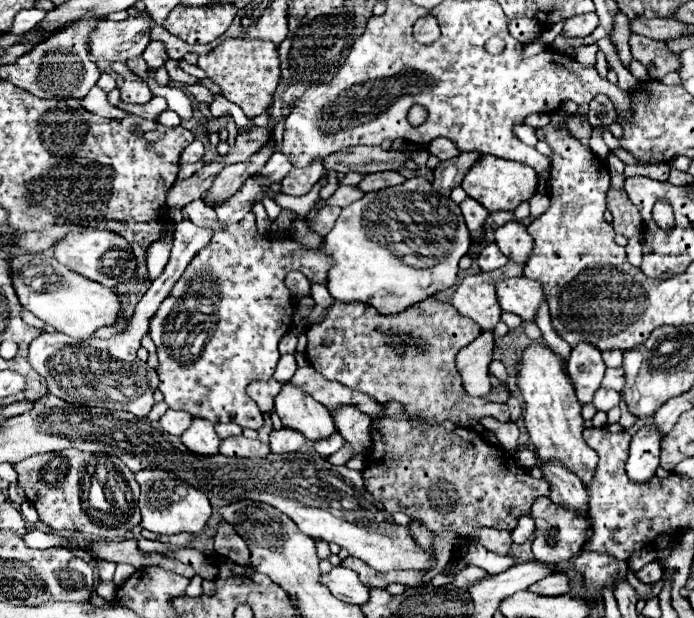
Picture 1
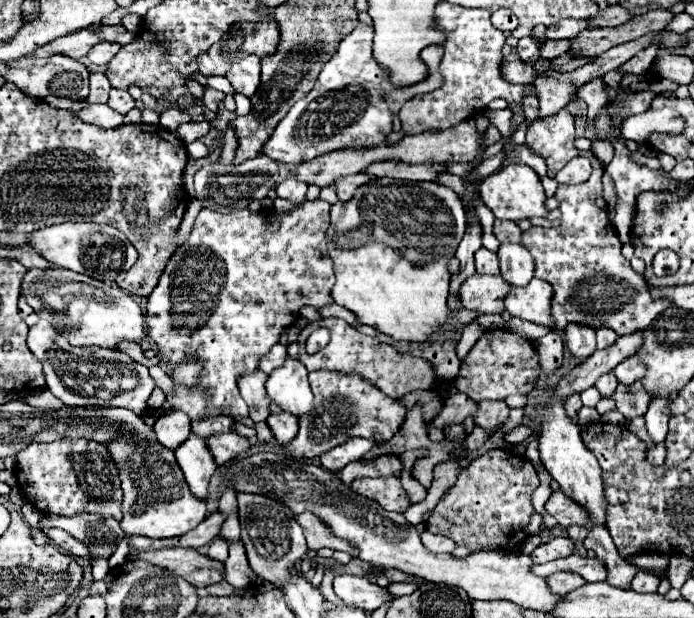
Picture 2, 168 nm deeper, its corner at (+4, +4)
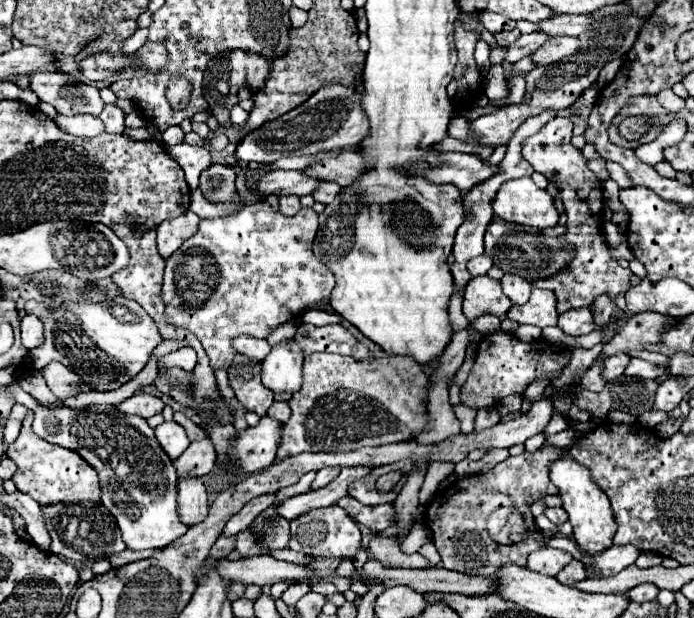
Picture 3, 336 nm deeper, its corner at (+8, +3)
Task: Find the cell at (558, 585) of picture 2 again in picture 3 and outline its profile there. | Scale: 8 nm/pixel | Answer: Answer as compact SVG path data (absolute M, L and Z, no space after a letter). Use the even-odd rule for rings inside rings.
M572 559L558 575L556 579L564 585L570 585L570 583L576 583L576 581L582 581L586 577L586 569L584 569L584 563L578 561L578 559Z

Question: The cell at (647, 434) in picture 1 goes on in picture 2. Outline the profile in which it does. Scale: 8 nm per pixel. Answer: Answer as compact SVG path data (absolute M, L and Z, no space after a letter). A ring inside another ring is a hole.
M666 398L652 400L648 412L644 414L646 430L648 430L648 436L650 436L652 444L662 444L664 442L666 432L668 432L668 418L670 418L668 400Z

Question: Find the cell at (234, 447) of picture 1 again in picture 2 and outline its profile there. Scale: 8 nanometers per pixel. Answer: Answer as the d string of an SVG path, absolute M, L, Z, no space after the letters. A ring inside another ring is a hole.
M236 432L210 436L206 442L208 442L208 448L210 448L210 452L212 452L218 466L238 458L242 452L246 452L250 448L248 438L244 438L244 436L236 434Z

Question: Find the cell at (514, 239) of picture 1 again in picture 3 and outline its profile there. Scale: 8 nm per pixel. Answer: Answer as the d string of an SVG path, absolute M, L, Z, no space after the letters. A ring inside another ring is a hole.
M504 275L500 283L502 283L504 293L510 297L510 301L514 305L524 305L528 301L532 285L526 279L522 279L520 275Z

